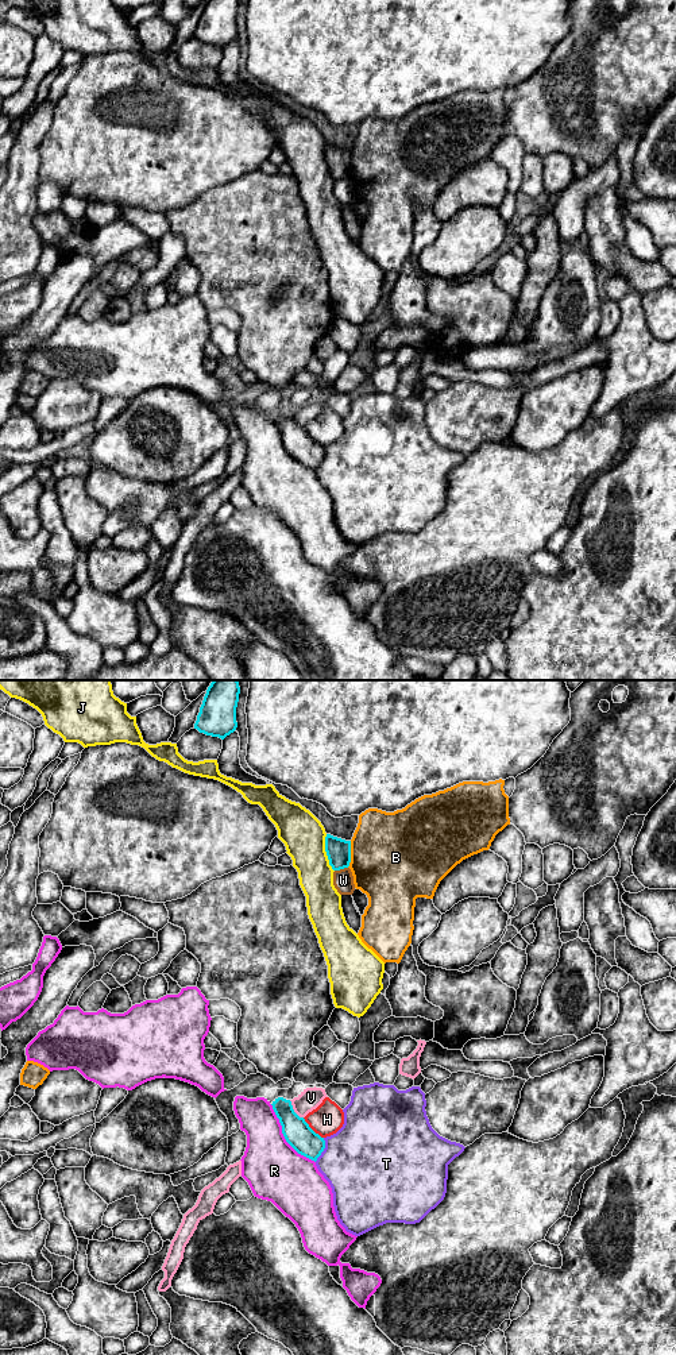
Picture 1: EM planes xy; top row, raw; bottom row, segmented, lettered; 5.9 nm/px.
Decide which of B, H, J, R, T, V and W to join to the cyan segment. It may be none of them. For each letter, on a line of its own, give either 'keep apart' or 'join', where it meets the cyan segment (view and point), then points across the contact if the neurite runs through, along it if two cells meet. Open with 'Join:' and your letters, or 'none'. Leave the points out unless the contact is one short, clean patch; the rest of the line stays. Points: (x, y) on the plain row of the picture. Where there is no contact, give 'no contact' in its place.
Join: none
B: keep apart; contact xy (350, 163)
H: keep apart; contact xy (311, 437)
J: keep apart; contact xy (327, 162); border xy (325, 143), (325, 163), (333, 180)
R: keep apart; contact xy (284, 444)
T: keep apart; contact xy (323, 459)
V: keep apart; contact xy (293, 419); border xy (289, 409), (293, 419), (302, 427)
W: keep apart; contact xy (340, 177); border xy (347, 176), (335, 180)

